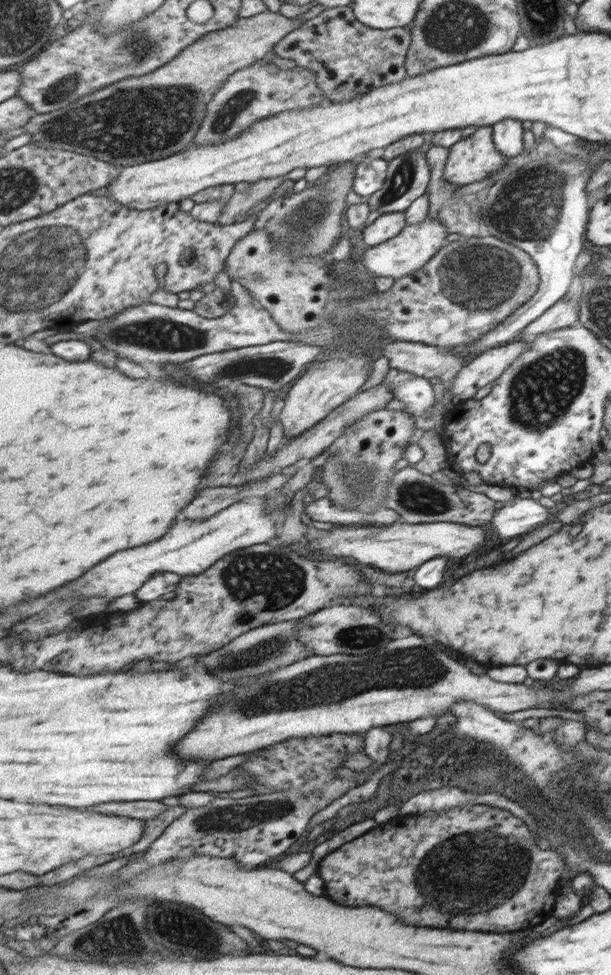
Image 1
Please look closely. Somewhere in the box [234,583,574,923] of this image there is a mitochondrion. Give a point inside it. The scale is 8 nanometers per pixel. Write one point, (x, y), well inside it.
(495, 861)

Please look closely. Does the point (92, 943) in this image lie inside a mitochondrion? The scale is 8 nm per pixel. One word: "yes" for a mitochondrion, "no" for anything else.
yes

